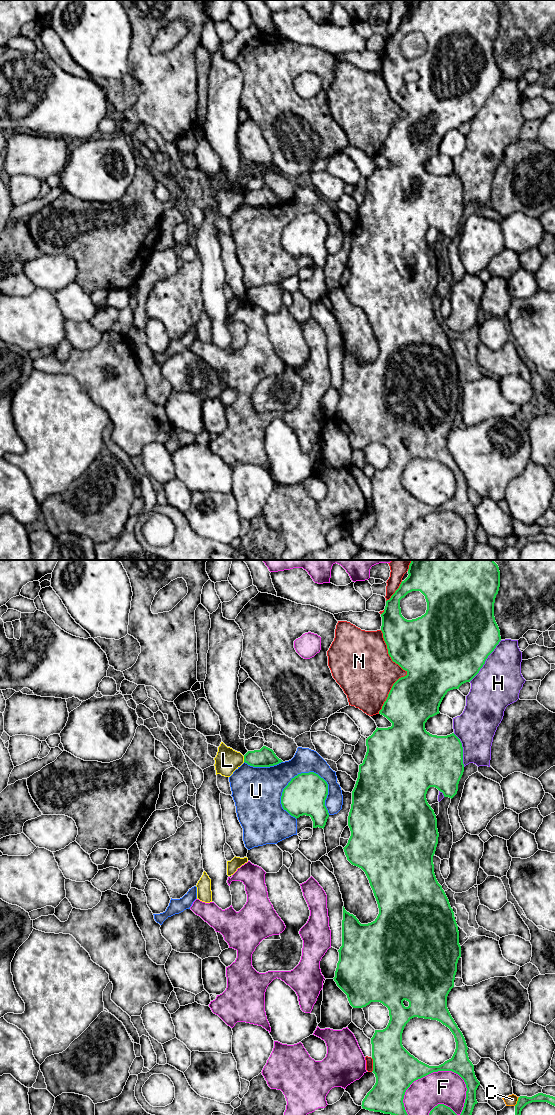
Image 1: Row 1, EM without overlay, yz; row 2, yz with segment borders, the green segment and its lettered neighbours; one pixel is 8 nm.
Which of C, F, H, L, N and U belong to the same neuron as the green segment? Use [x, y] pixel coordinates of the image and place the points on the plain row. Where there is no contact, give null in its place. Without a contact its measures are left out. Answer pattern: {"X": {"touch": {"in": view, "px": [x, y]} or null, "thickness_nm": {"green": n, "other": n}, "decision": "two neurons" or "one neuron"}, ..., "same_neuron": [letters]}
{"C": {"touch": {"in": "yz", "px": [517, 541]}, "thickness_nm": {"green": 80, "other": 90}, "decision": "two neurons"}, "F": {"touch": {"in": "yz", "px": [423, 516]}, "thickness_nm": {"green": 340, "other": 280}, "decision": "two neurons"}, "H": {"touch": {"in": "yz", "px": [485, 100]}, "thickness_nm": {"green": 500, "other": 360}, "decision": "two neurons"}, "L": {"touch": {"in": "yz", "px": [244, 199]}, "thickness_nm": {"green": 160, "other": 200}, "decision": "two neurons"}, "N": {"touch": {"in": "yz", "px": [407, 112]}, "thickness_nm": {"green": 500, "other": 320}, "decision": "two neurons"}, "U": {"touch": {"in": "yz", "px": [319, 216]}, "thickness_nm": {"green": 320, "other": 200}, "decision": "two neurons"}, "same_neuron": []}

